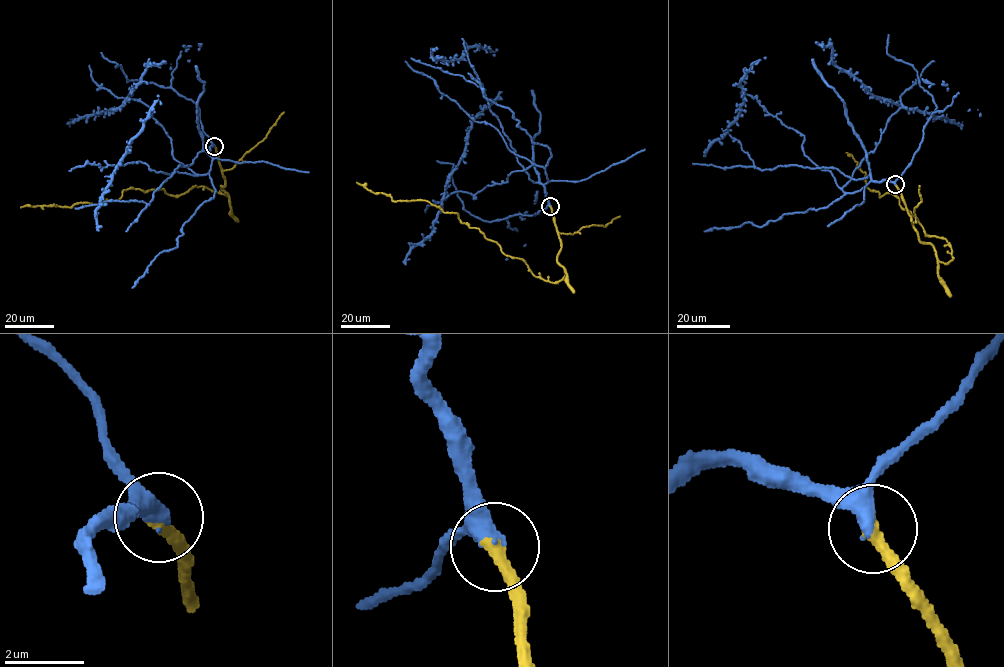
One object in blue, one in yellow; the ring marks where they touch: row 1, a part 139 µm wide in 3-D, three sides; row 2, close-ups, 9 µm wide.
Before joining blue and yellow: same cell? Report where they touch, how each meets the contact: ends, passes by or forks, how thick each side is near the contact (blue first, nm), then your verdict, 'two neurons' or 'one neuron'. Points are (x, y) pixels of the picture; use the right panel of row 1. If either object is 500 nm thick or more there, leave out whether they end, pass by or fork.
place (895, 184); blue passes by; yellow ends; calibres 380 and 380 nm; one neuron

